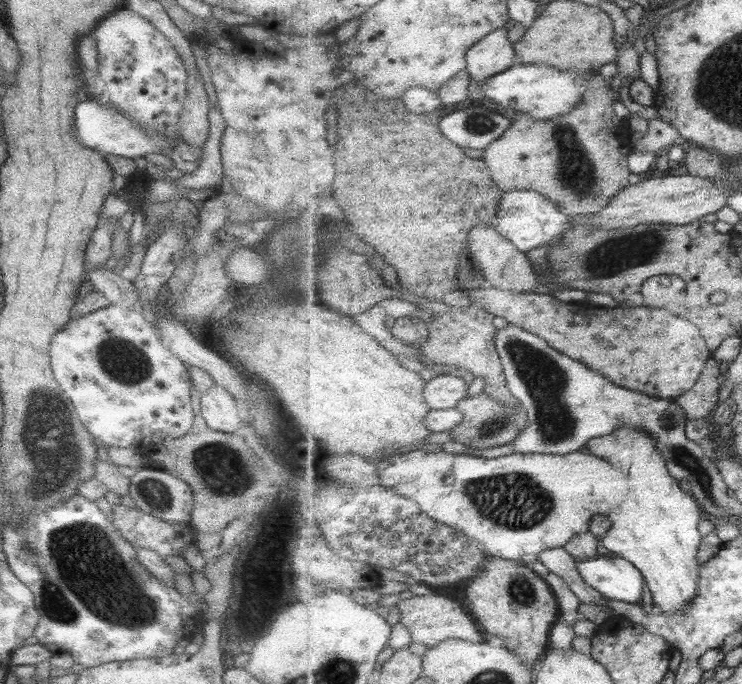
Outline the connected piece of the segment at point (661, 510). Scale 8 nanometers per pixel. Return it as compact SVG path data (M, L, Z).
M617 428L609 436L589 440L587 452L621 465L627 473L629 492L625 502L609 512L613 522L602 543L611 555L629 560L646 579L656 611L674 616L692 606L699 593L700 571L699 546L701 532L699 522L703 518L697 500L689 492L683 492L679 480L669 472L668 464L661 454L653 436L639 428Z

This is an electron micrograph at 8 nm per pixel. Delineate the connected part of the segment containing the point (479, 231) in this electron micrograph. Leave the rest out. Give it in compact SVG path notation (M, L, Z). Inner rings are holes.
M497 224L478 225L469 235L471 255L482 269L484 284L501 290L511 290L517 294L531 293L539 286L539 275L533 269L533 263L515 246L507 236L501 236Z

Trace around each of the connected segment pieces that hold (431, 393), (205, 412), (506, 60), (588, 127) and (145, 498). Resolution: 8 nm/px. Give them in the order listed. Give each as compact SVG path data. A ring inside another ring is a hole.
M439 375L431 379L425 388L425 401L431 410L455 408L469 392L469 378L455 375Z
M217 383L207 391L201 391L199 397L199 414L209 429L233 433L244 424L237 416L235 399Z
M499 28L468 50L467 72L479 86L479 83L485 83L491 76L512 67L515 55L513 42L509 40L509 29Z
M598 72L589 73L585 79L588 88L584 98L570 114L549 121L537 121L528 115L518 115L509 131L484 150L483 160L489 165L493 180L502 191L537 191L552 200L565 214L593 215L607 208L609 202L629 186L632 170L627 164L627 158L635 152L635 144L631 142L632 131L628 122L619 120L613 110L613 88L605 76Z
M151 466L136 469L135 474L130 477L127 495L133 500L137 509L165 520L165 522L179 524L179 522L189 522L190 520L194 504L191 487L167 471L151 468Z

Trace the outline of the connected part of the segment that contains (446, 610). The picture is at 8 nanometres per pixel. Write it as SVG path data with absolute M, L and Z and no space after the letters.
M437 592L430 596L415 596L402 600L397 604L397 608L401 613L399 622L409 628L413 641L427 648L437 647L450 639L462 639L477 644L483 642L483 634L479 631L480 626L471 613L465 612L459 602L443 598Z

